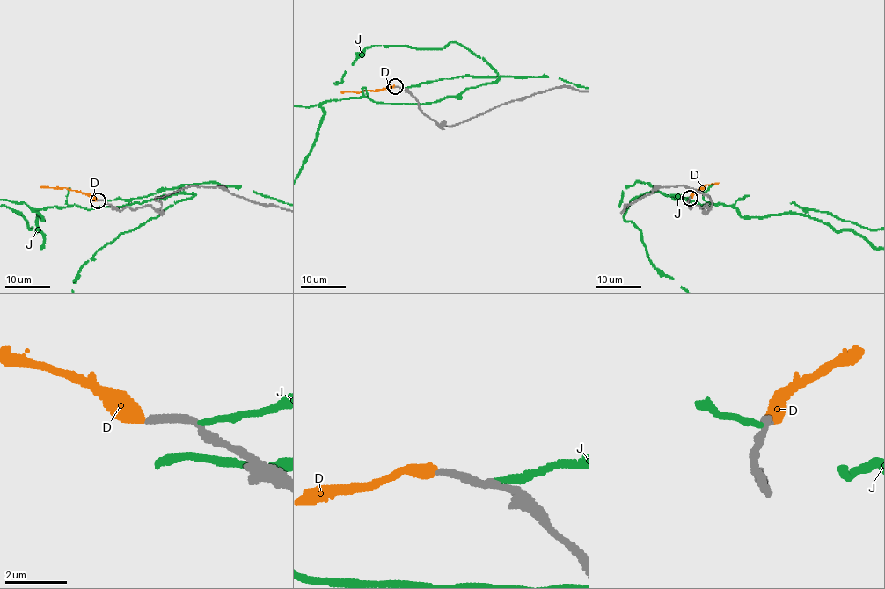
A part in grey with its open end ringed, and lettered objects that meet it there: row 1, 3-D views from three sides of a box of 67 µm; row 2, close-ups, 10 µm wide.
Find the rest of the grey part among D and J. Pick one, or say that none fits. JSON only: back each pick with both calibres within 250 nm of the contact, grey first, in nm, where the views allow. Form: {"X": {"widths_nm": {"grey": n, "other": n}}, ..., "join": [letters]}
{"D": {"widths_nm": {"grey": 240, "other": 440}}, "join": ["D"]}

